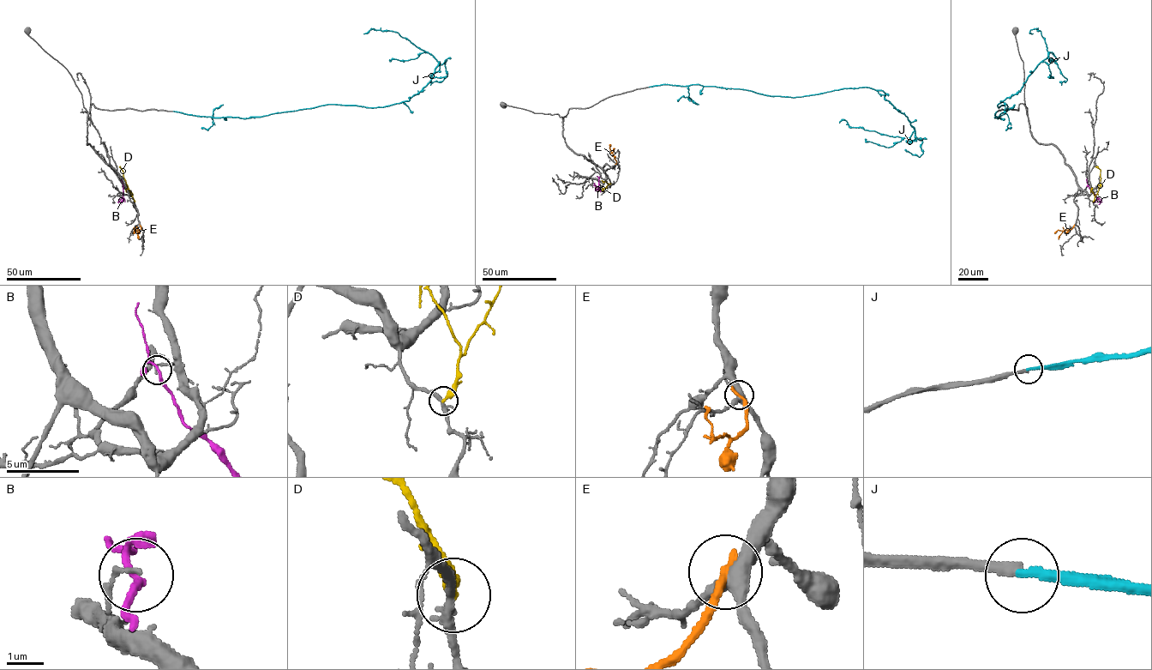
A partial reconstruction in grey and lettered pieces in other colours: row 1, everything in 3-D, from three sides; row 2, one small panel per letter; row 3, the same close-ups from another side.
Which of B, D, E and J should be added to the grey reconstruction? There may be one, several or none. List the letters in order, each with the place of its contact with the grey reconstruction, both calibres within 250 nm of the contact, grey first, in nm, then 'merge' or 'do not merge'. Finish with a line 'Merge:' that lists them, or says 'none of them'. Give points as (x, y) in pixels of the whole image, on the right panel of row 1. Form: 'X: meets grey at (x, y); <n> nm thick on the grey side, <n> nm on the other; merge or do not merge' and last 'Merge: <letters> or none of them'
B: meets grey at (1088, 186); 120 nm thick on the grey side, 150 nm on the other; do not merge
D: meets grey at (1093, 202); 260 nm thick on the grey side, 320 nm on the other; do not merge
E: meets grey at (1074, 226); 360 nm thick on the grey side, 280 nm on the other; do not merge
J: meets grey at (997, 111); 240 nm thick on the grey side, 240 nm on the other; merge
Merge: J

